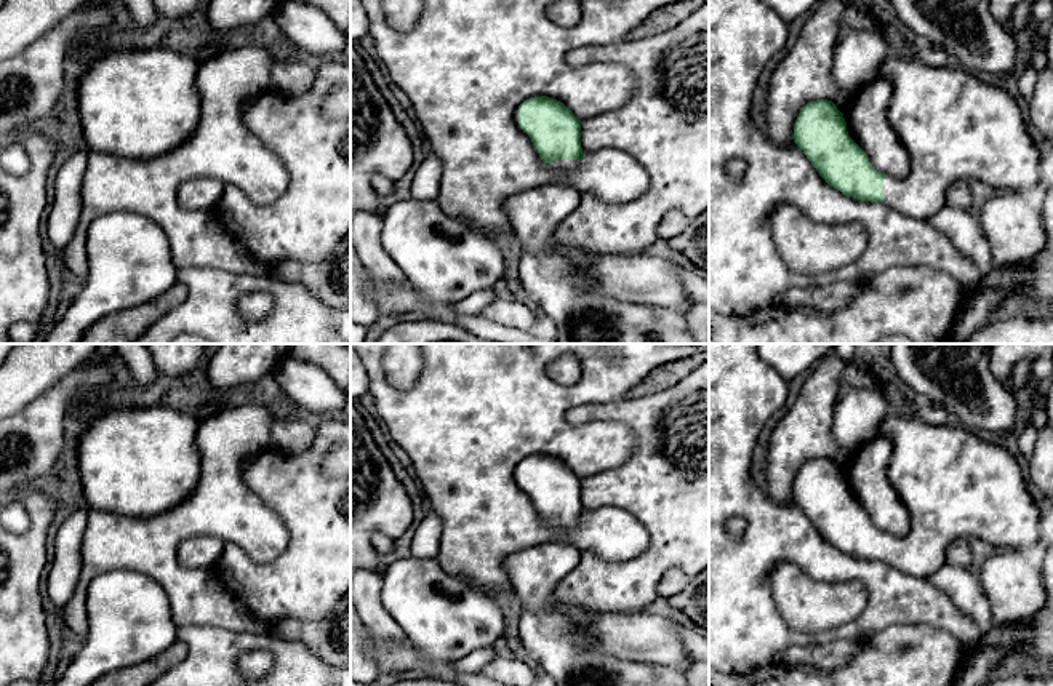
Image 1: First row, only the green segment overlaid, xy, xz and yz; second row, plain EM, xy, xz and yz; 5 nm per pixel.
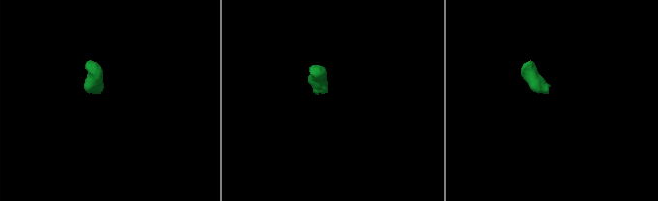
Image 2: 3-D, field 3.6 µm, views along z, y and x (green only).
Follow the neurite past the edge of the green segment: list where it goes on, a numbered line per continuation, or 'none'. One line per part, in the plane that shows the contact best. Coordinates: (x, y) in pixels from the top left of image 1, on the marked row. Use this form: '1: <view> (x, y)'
1: xz (564, 165)

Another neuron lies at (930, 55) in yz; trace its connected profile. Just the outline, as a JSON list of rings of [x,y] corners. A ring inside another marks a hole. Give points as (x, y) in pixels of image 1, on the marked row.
[[[927,45],[917,56],[922,62],[930,67],[946,67],[951,66],[949,56],[944,50],[933,45]]]

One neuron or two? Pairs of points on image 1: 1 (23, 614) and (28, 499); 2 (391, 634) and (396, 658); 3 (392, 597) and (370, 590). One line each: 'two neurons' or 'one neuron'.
1: one neuron
2: two neurons
3: two neurons

